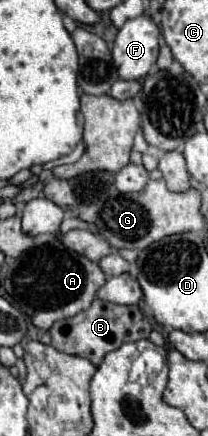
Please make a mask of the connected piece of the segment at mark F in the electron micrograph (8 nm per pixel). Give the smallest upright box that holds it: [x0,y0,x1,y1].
[113,17,159,81]

